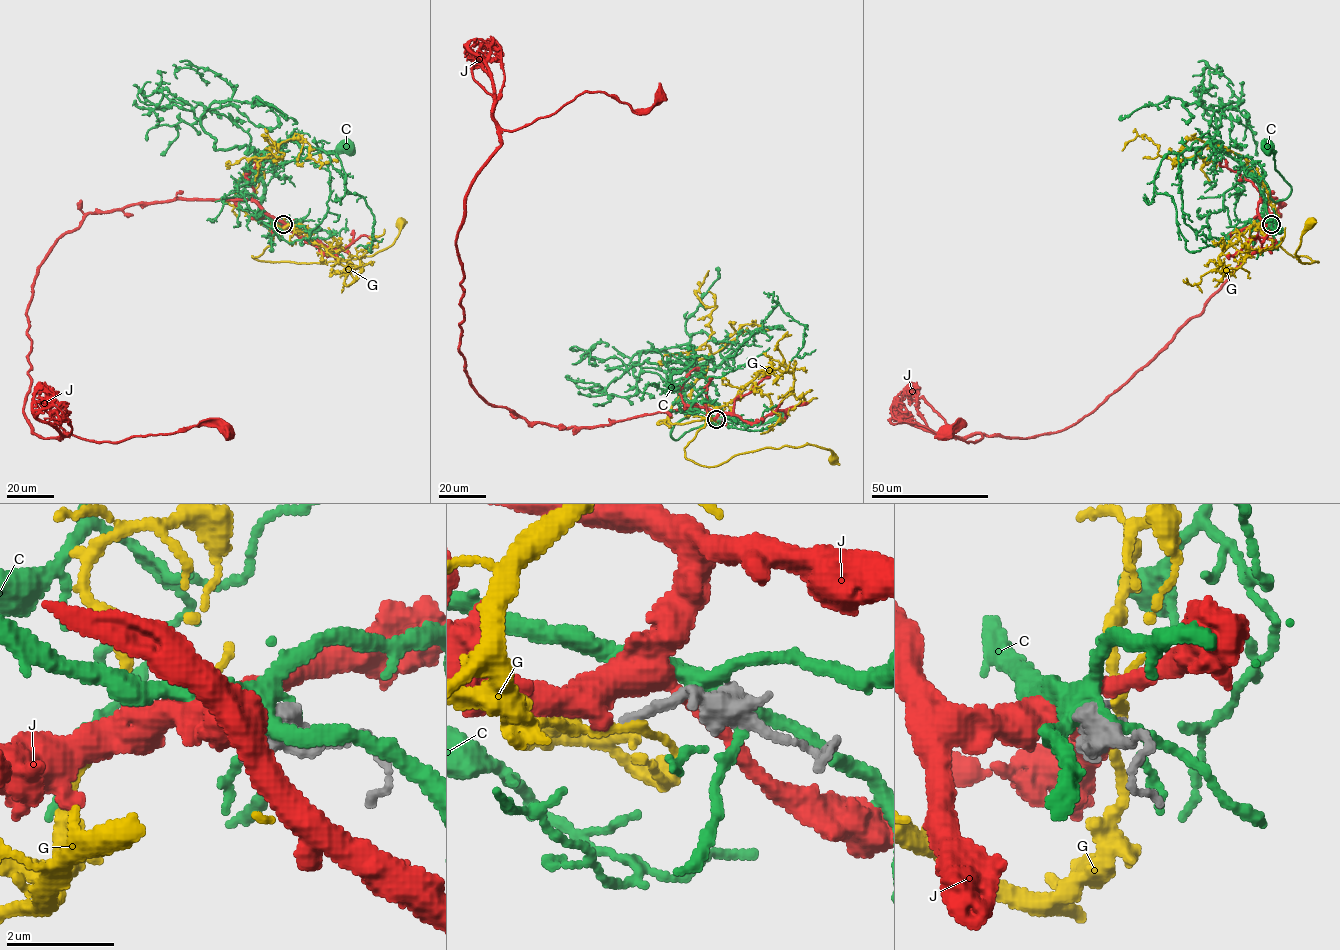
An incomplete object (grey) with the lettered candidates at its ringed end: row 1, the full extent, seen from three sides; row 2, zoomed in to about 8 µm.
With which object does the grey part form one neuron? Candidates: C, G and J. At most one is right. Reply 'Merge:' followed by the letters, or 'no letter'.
Merge: G

